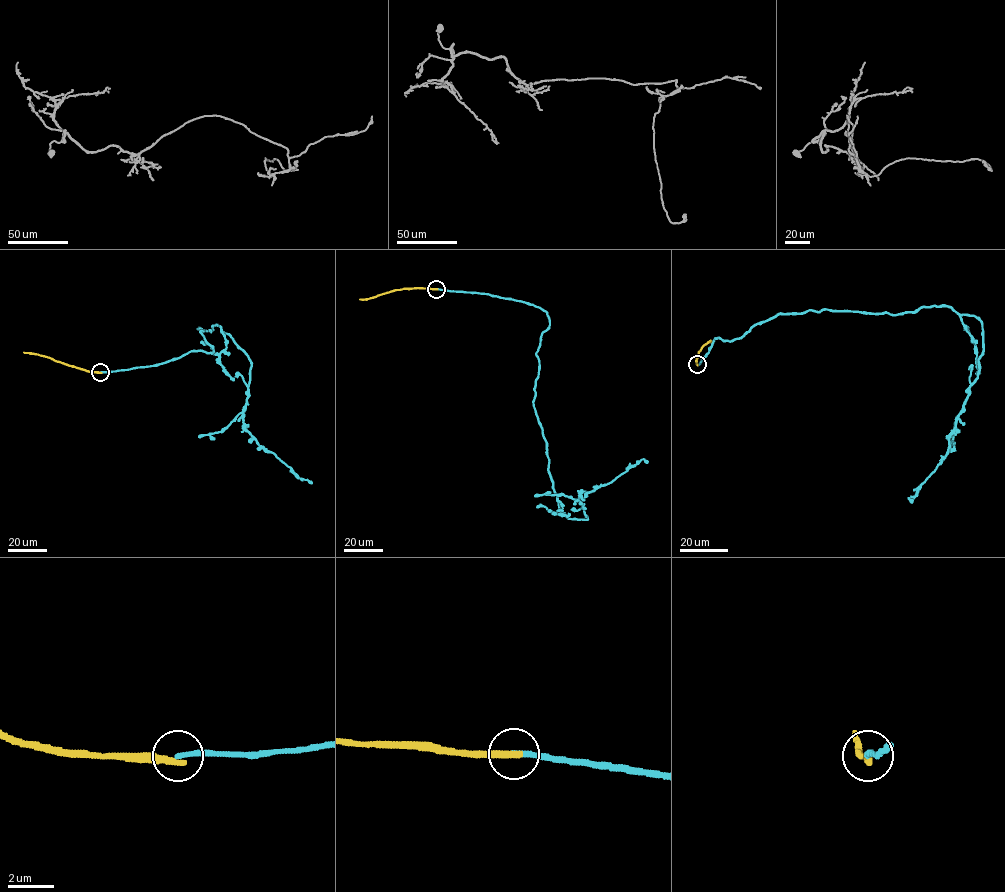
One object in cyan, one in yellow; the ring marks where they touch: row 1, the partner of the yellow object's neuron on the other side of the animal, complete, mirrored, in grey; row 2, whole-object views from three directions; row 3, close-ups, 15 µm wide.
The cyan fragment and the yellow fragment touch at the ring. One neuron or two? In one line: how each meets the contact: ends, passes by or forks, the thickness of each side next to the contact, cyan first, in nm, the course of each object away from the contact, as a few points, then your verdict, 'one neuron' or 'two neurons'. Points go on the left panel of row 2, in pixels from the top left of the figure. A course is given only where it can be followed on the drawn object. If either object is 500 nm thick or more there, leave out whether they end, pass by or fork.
cyan ends; yellow ends; calibres 240 and 360 nm; course cyan (101, 372), (211, 353), (197, 329), (218, 325), (251, 364), (243, 426), (312, 483); course yellow (100, 372), (23, 352); two neurons

